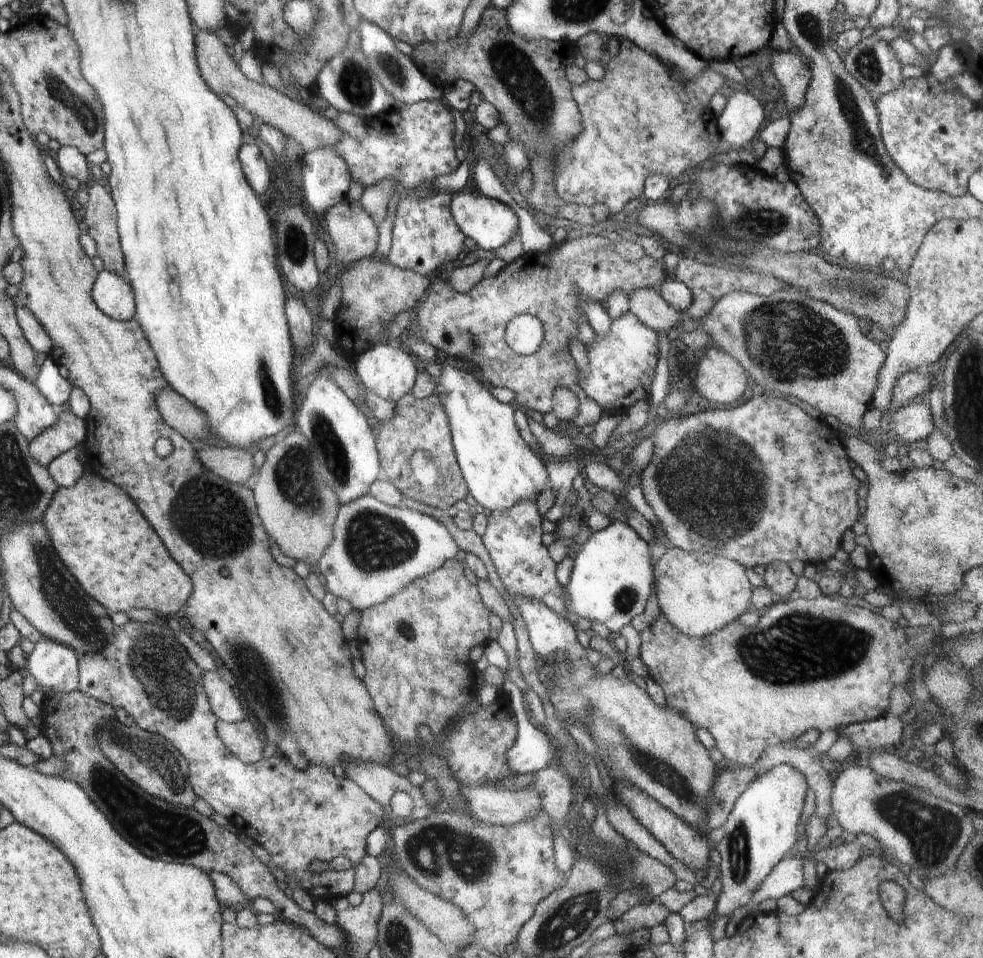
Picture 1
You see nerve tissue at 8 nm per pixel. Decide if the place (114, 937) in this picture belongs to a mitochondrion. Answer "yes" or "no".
no

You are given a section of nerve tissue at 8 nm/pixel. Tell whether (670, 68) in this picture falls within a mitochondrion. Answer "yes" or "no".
no

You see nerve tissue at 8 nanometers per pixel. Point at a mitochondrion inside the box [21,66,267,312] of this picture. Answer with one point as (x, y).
(58, 88)

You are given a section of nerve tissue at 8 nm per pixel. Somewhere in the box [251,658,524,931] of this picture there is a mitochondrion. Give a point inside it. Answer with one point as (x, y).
(437, 854)

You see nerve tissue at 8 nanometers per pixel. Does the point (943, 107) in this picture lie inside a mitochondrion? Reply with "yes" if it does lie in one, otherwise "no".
no

